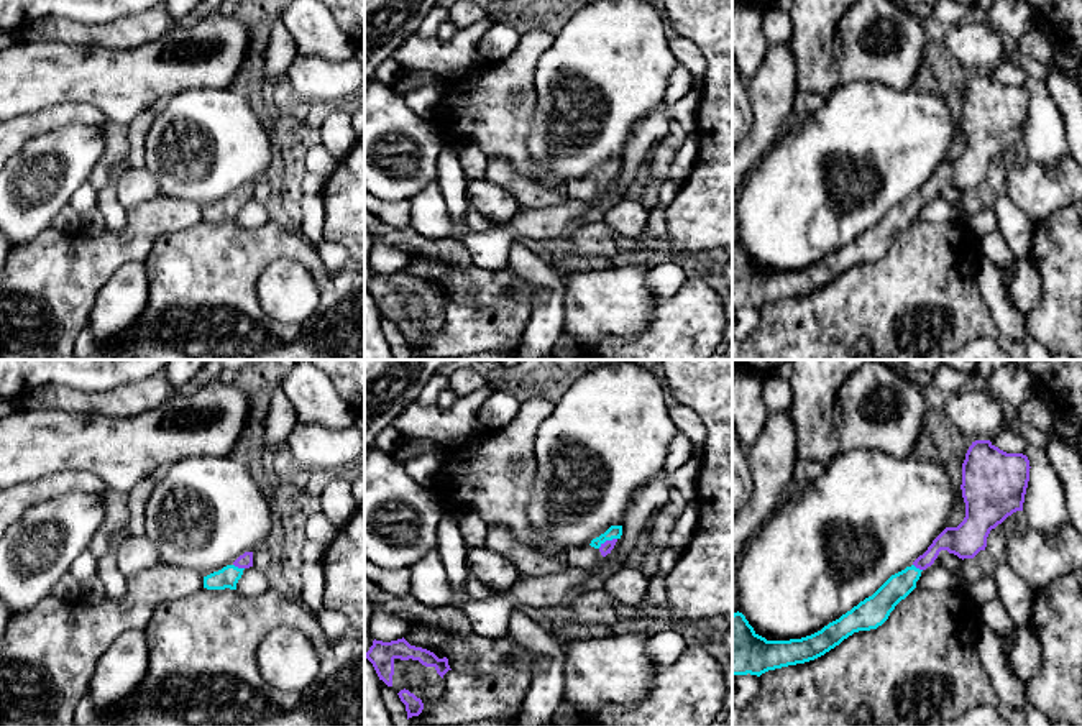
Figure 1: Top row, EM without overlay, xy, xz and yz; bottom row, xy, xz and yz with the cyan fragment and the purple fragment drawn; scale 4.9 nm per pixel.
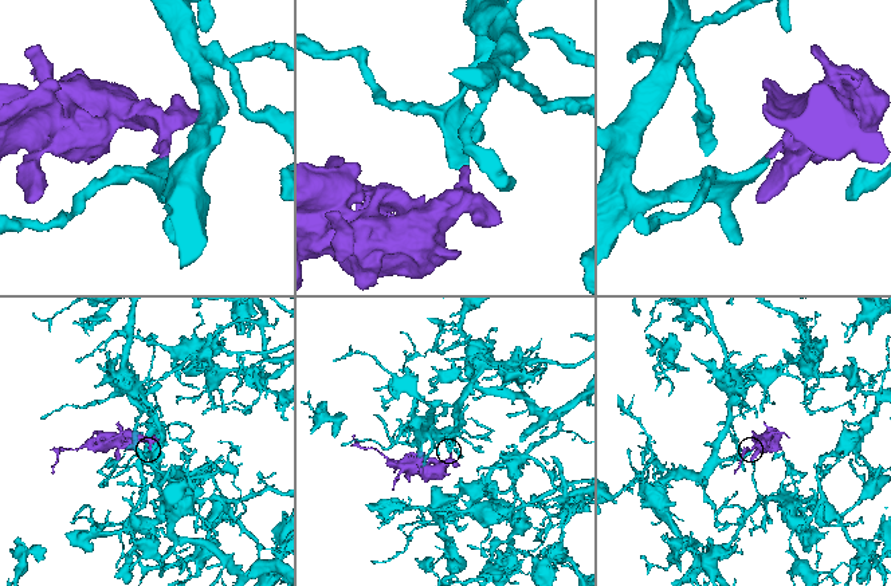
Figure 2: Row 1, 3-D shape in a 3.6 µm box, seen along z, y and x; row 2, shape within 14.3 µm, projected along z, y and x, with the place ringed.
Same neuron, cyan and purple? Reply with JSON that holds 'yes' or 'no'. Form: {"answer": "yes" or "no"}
{"answer": "yes"}

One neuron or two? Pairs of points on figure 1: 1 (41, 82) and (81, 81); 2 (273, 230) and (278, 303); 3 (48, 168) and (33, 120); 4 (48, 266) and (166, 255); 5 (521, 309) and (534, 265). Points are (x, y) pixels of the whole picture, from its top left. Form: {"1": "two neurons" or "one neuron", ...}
{"1": "one neuron", "2": "two neurons", "3": "two neurons", "4": "two neurons", "5": "two neurons"}

